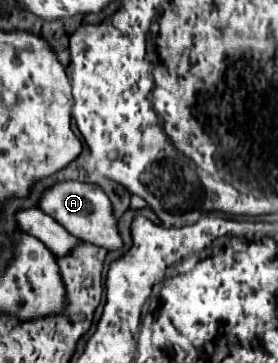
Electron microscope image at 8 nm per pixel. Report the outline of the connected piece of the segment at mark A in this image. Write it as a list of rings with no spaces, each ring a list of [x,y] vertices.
[[[86,182],[56,184],[54,188],[50,188],[44,194],[40,208],[42,208],[42,212],[46,212],[54,220],[58,220],[72,236],[76,236],[84,242],[98,244],[100,248],[106,248],[108,252],[120,250],[124,246],[122,236],[118,232],[118,220],[114,218],[114,212],[112,212],[112,204],[110,204],[108,196],[104,194],[104,190],[100,190],[98,186],[92,186]]]

